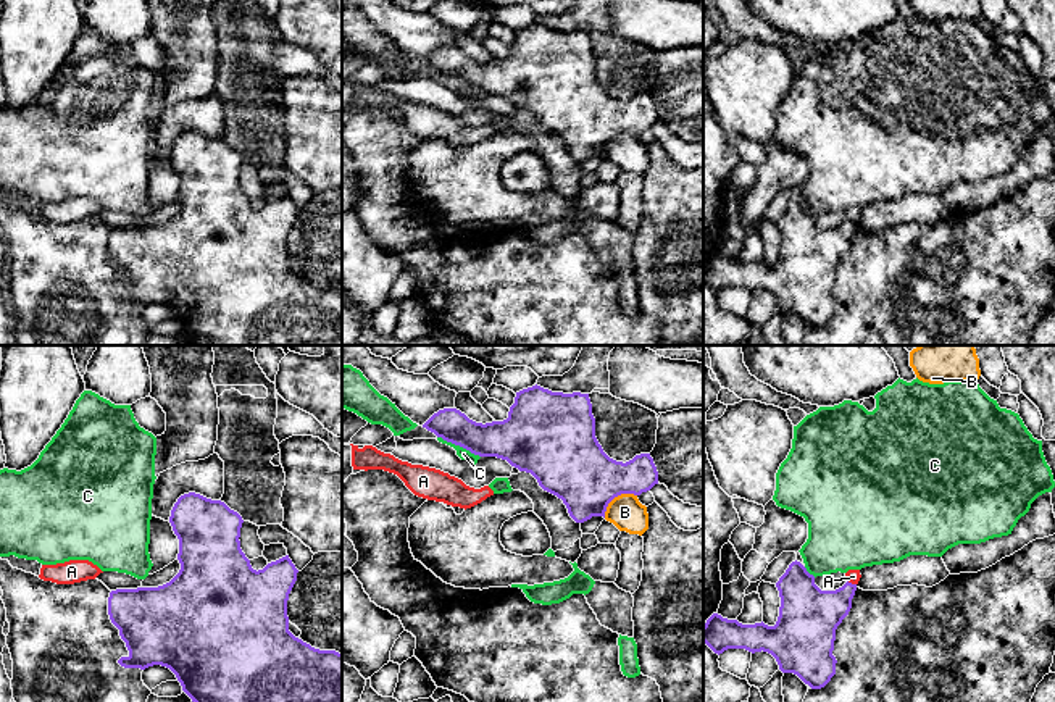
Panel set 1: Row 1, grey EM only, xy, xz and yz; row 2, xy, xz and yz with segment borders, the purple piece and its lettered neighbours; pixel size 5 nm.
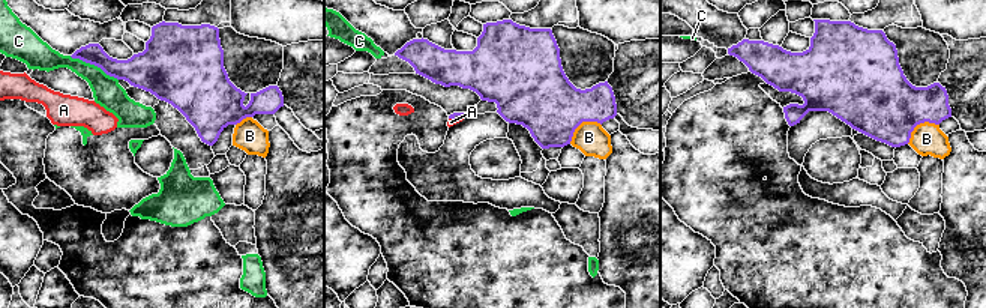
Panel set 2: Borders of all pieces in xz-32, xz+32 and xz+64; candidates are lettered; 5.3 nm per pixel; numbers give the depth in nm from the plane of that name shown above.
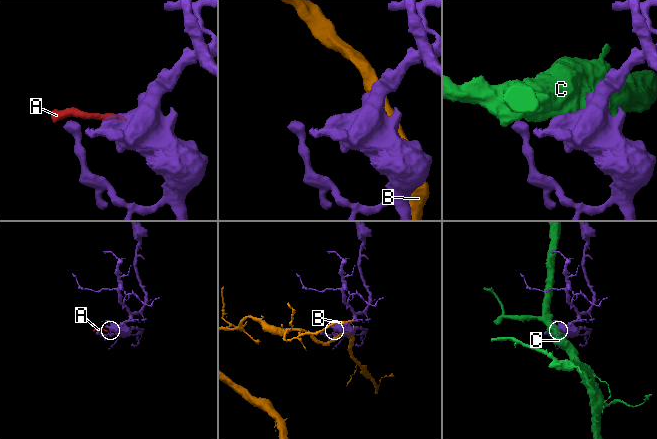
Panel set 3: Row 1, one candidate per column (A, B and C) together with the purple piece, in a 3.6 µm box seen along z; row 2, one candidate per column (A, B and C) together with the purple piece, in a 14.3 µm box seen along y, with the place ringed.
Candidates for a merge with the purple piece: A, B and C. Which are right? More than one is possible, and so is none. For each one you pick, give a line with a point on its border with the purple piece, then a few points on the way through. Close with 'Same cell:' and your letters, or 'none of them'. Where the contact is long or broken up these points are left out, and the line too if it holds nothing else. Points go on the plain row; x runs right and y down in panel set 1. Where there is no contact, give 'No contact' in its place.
Same cell: none of them

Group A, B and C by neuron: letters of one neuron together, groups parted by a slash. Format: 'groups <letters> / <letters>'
groups A / B / C

